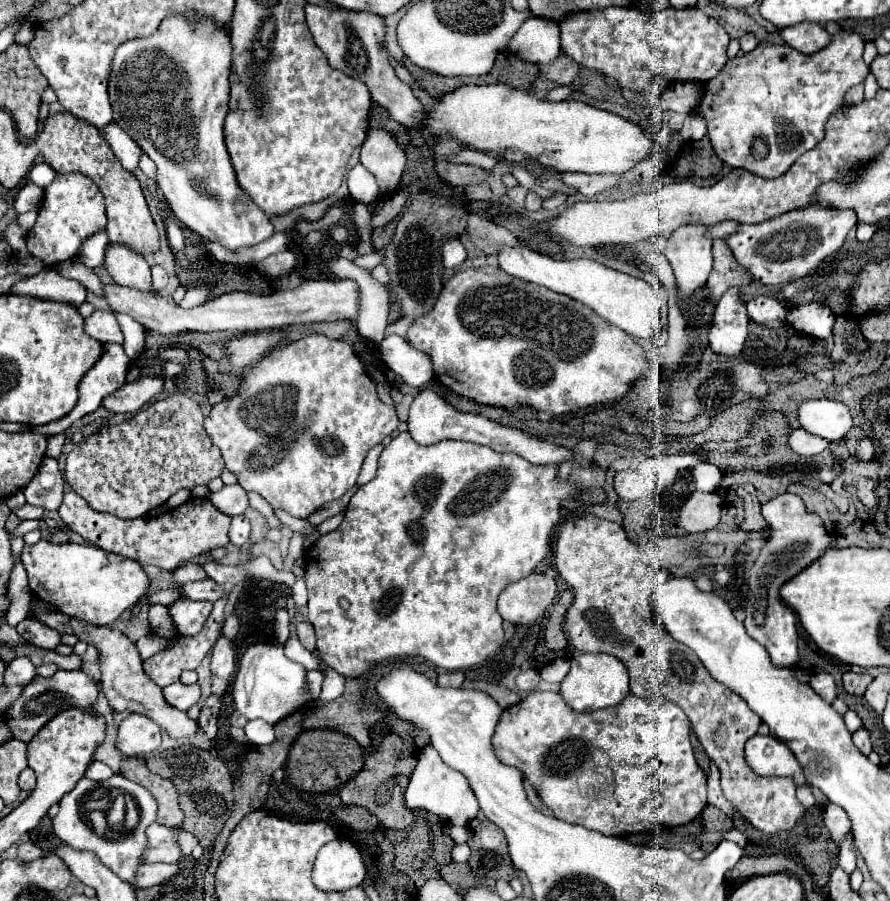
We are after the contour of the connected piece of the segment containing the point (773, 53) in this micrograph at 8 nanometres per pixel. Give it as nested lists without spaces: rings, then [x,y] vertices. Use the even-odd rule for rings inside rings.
[[[839,31],[831,35],[827,49],[813,55],[803,55],[789,45],[759,45],[747,55],[733,57],[723,71],[705,83],[697,113],[707,123],[707,137],[711,139],[715,155],[735,169],[745,169],[765,179],[783,175],[797,157],[813,149],[825,135],[827,117],[843,105],[843,95],[849,87],[863,83],[869,75],[869,65],[863,61],[865,41],[855,31]]]

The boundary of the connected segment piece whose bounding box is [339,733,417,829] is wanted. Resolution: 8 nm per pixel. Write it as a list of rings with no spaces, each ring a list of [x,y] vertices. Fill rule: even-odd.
[[[395,733],[387,735],[383,743],[377,747],[375,753],[371,753],[363,765],[363,769],[353,777],[353,781],[347,781],[339,789],[339,797],[345,805],[359,805],[367,809],[371,815],[375,815],[385,827],[391,829],[405,829],[411,823],[411,811],[403,803],[403,793],[407,787],[407,781],[413,773],[417,759],[415,757],[403,757],[403,739]]]

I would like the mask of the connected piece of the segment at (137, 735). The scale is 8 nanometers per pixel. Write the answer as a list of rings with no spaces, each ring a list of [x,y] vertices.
[[[129,713],[117,731],[115,747],[125,757],[143,757],[161,745],[163,731],[149,717]]]

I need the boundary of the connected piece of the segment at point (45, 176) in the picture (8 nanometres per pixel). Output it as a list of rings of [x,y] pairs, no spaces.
[[[37,163],[33,169],[31,169],[31,173],[29,173],[29,181],[33,181],[35,185],[41,185],[41,187],[47,187],[47,185],[51,185],[51,181],[55,179],[55,171],[49,167],[49,165],[45,165],[45,163]]]

